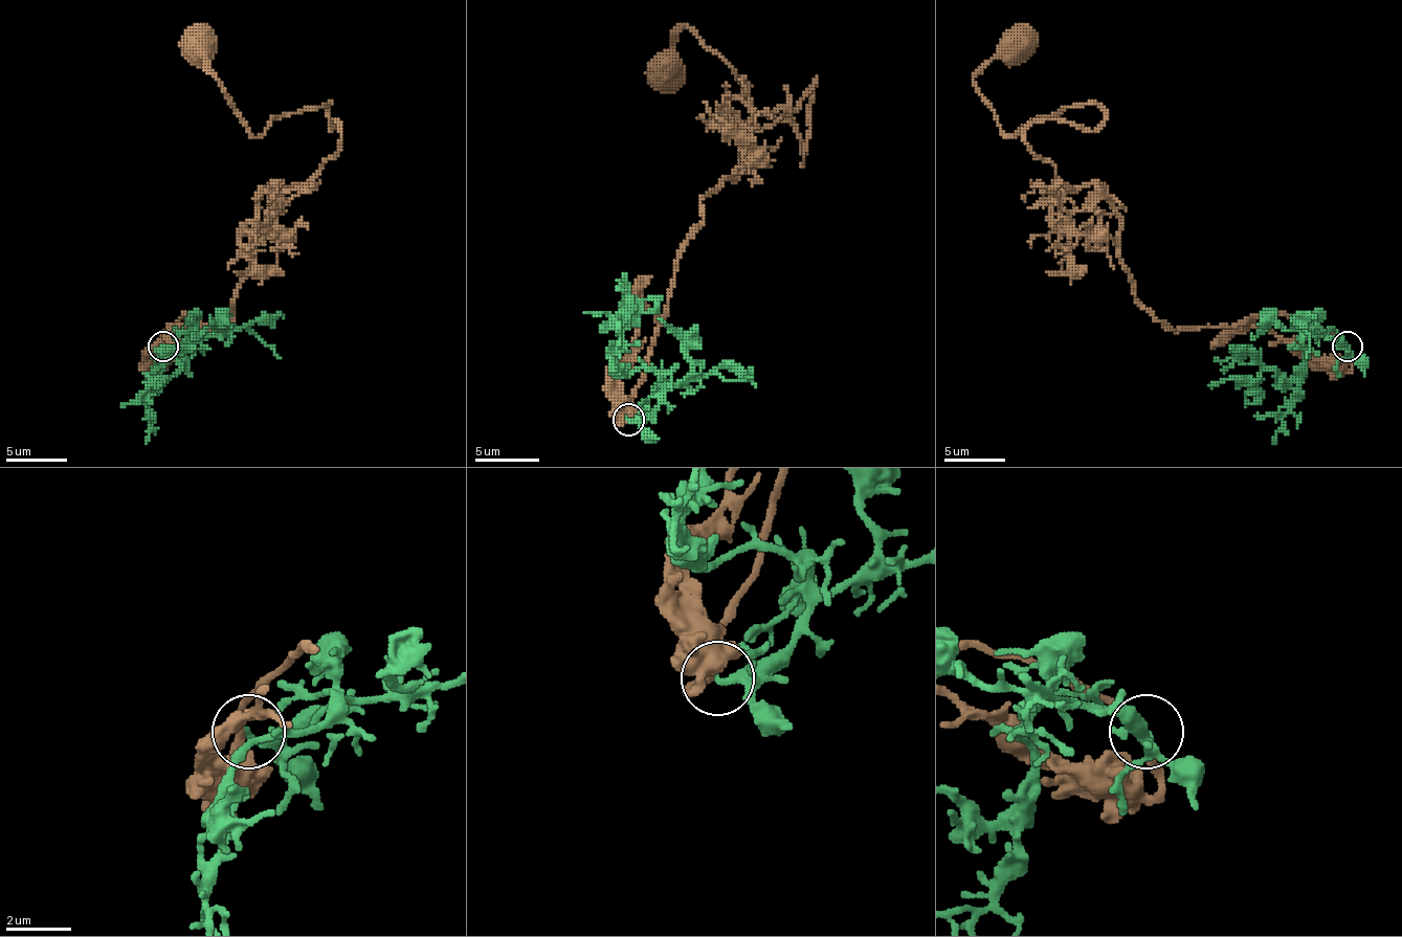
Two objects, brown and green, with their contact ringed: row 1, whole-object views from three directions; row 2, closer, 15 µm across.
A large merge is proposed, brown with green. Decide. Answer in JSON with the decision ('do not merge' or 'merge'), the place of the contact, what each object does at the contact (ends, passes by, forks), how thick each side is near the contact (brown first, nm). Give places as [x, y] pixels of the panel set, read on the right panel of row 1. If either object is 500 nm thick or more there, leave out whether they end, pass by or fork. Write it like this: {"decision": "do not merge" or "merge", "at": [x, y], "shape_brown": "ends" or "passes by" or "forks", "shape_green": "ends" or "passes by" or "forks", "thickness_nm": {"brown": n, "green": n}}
{"decision": "do not merge", "at": [1347, 347], "shape_brown": "passes by", "shape_green": "passes by", "thickness_nm": {"brown": 200, "green": 190}}

